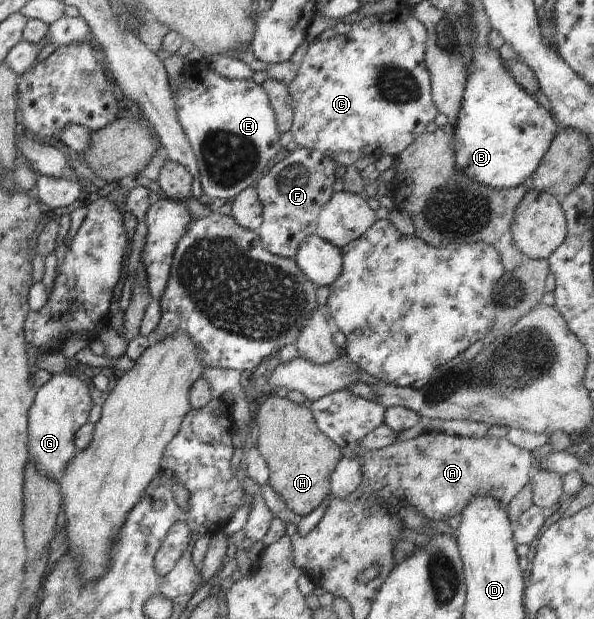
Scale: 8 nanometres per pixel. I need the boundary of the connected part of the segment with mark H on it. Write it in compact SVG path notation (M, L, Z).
M268 396L260 407L255 407L258 415L254 416L255 443L259 445L259 452L265 459L269 469L269 485L282 496L286 505L300 517L312 513L326 496L331 493L331 475L337 463L343 457L340 446L320 431L312 412L306 406L297 404L287 397Z

